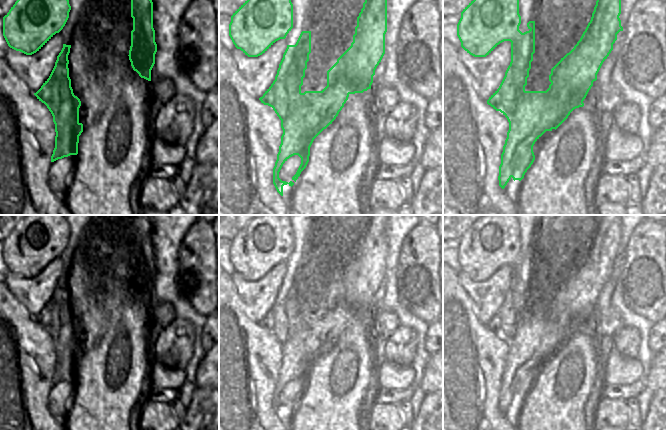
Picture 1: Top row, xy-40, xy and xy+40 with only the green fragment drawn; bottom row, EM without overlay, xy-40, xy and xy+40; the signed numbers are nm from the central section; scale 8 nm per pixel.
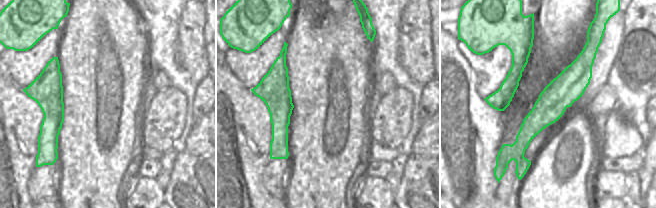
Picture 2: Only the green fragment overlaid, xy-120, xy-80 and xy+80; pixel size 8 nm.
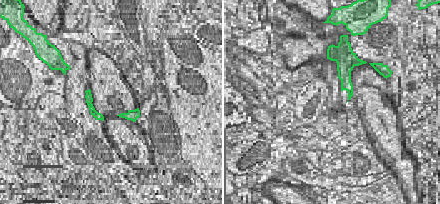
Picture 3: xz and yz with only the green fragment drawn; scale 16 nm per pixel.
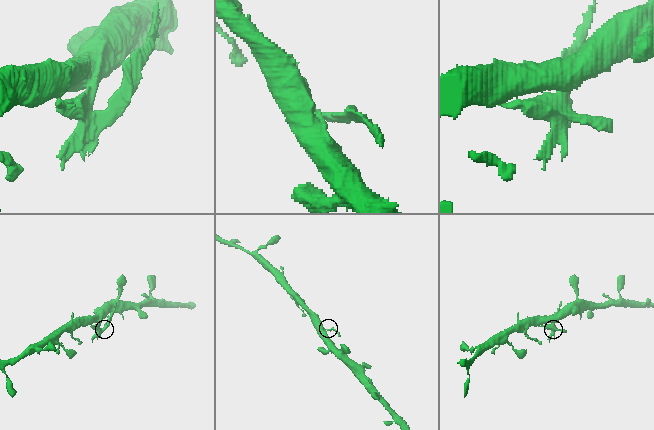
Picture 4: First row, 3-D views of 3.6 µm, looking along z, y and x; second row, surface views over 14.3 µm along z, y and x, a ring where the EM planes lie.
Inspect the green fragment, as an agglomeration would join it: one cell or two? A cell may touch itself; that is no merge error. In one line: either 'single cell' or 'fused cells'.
fused cells

